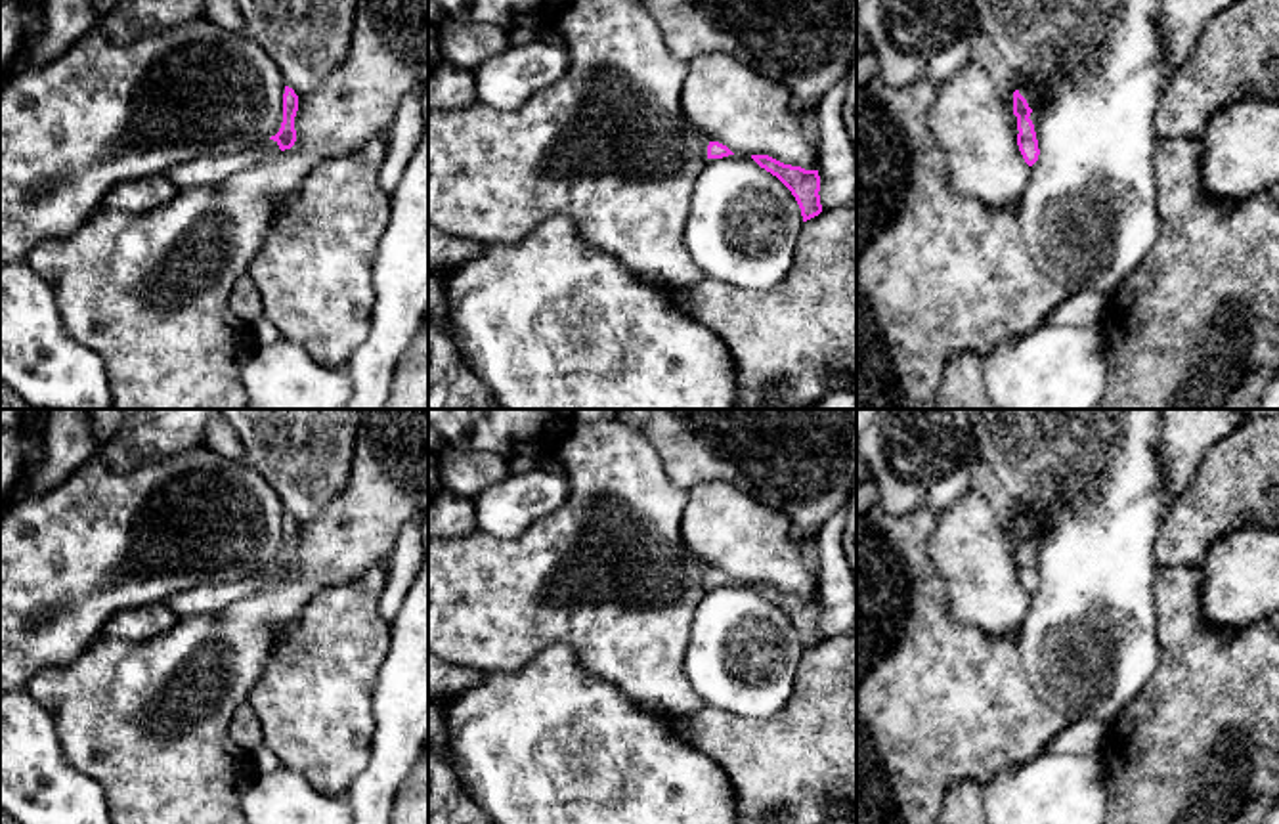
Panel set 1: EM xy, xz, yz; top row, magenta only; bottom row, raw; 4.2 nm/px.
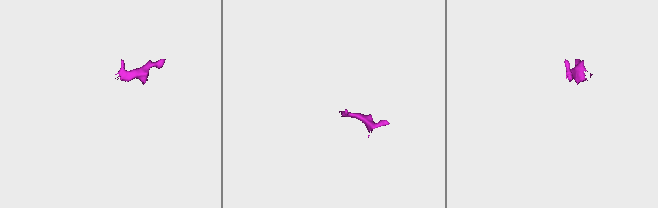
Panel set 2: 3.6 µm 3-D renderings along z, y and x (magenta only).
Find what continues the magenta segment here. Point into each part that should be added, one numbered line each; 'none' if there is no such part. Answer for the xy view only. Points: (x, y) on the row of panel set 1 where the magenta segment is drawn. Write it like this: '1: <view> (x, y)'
1: xy (203, 171)

